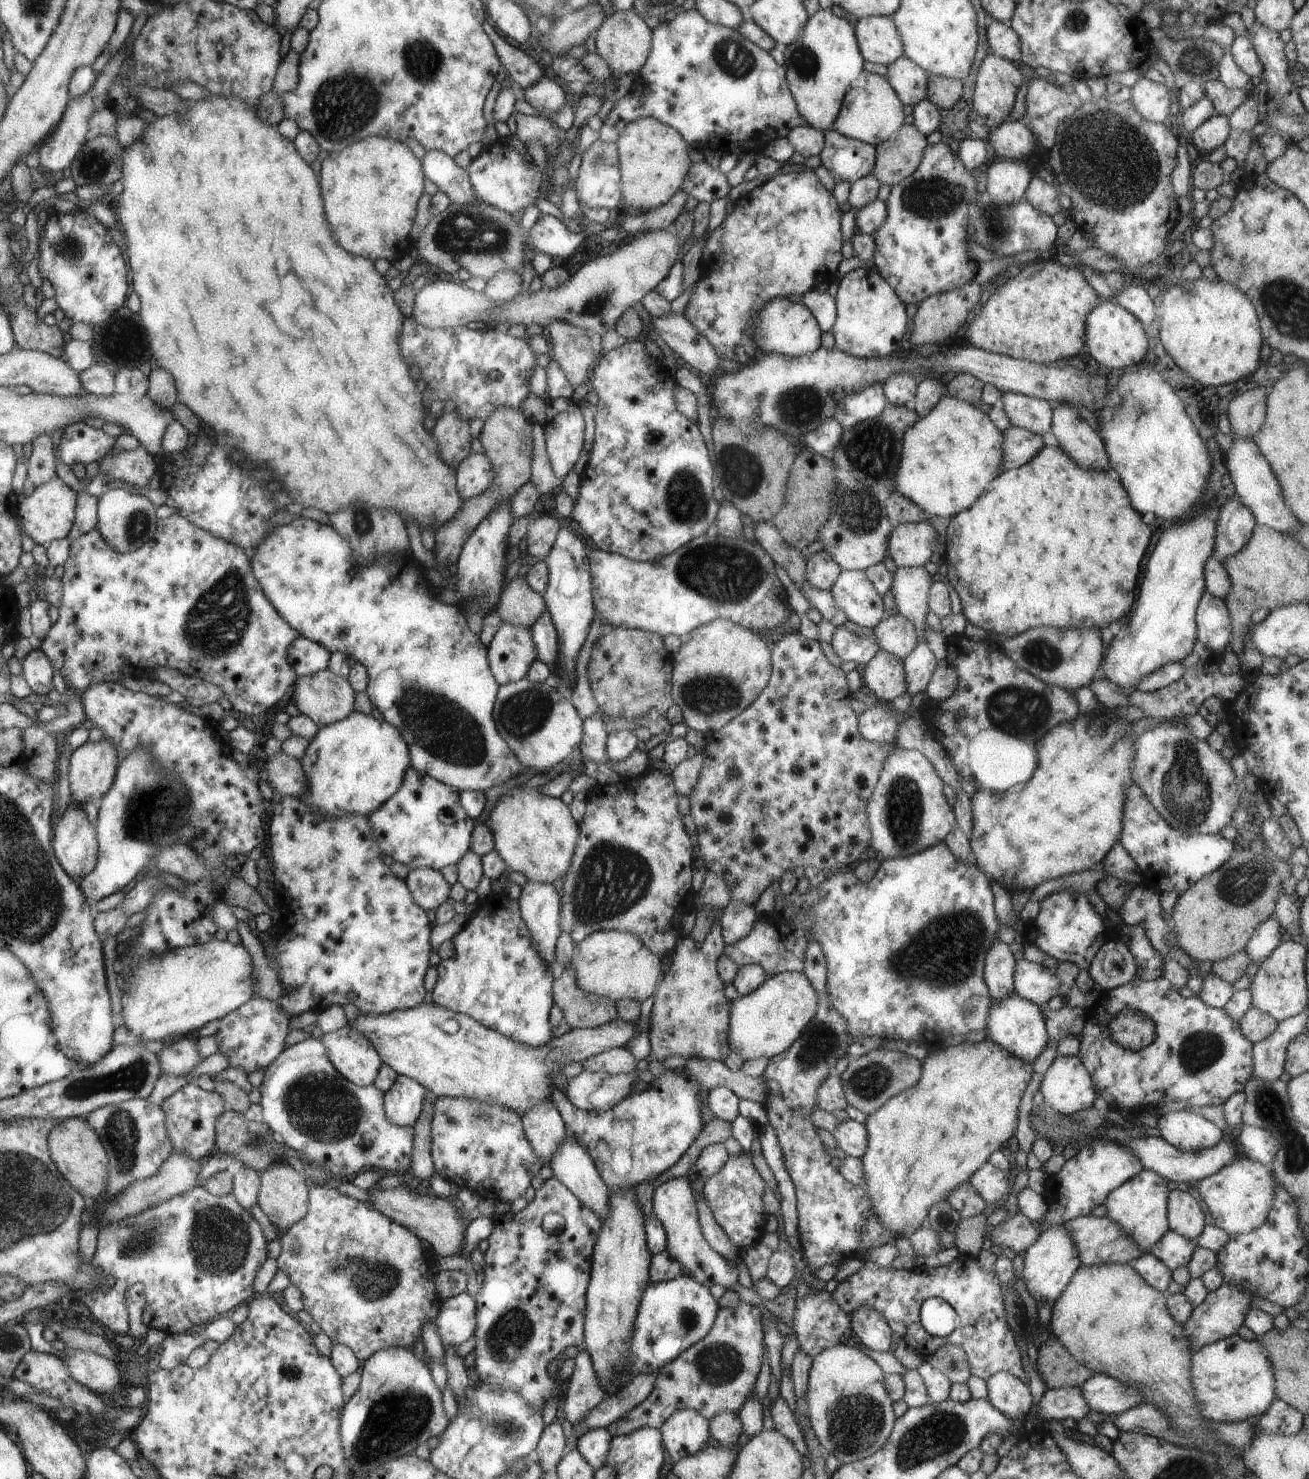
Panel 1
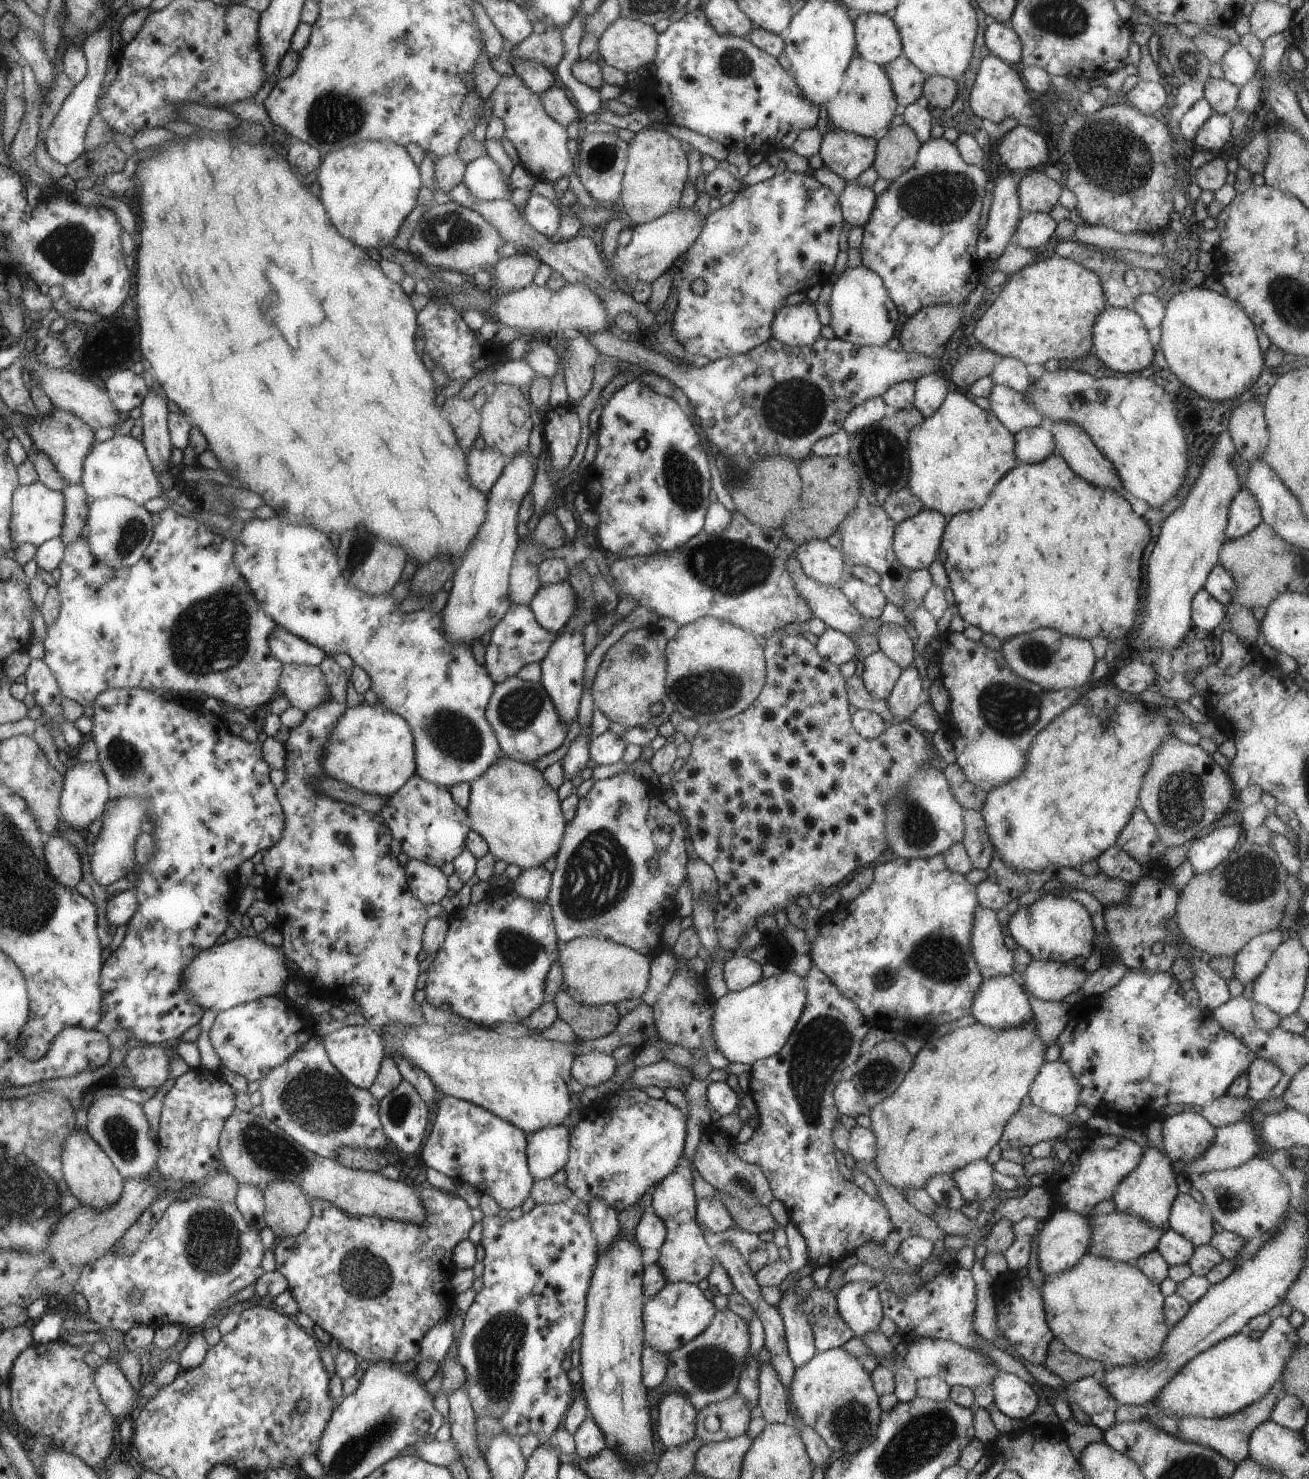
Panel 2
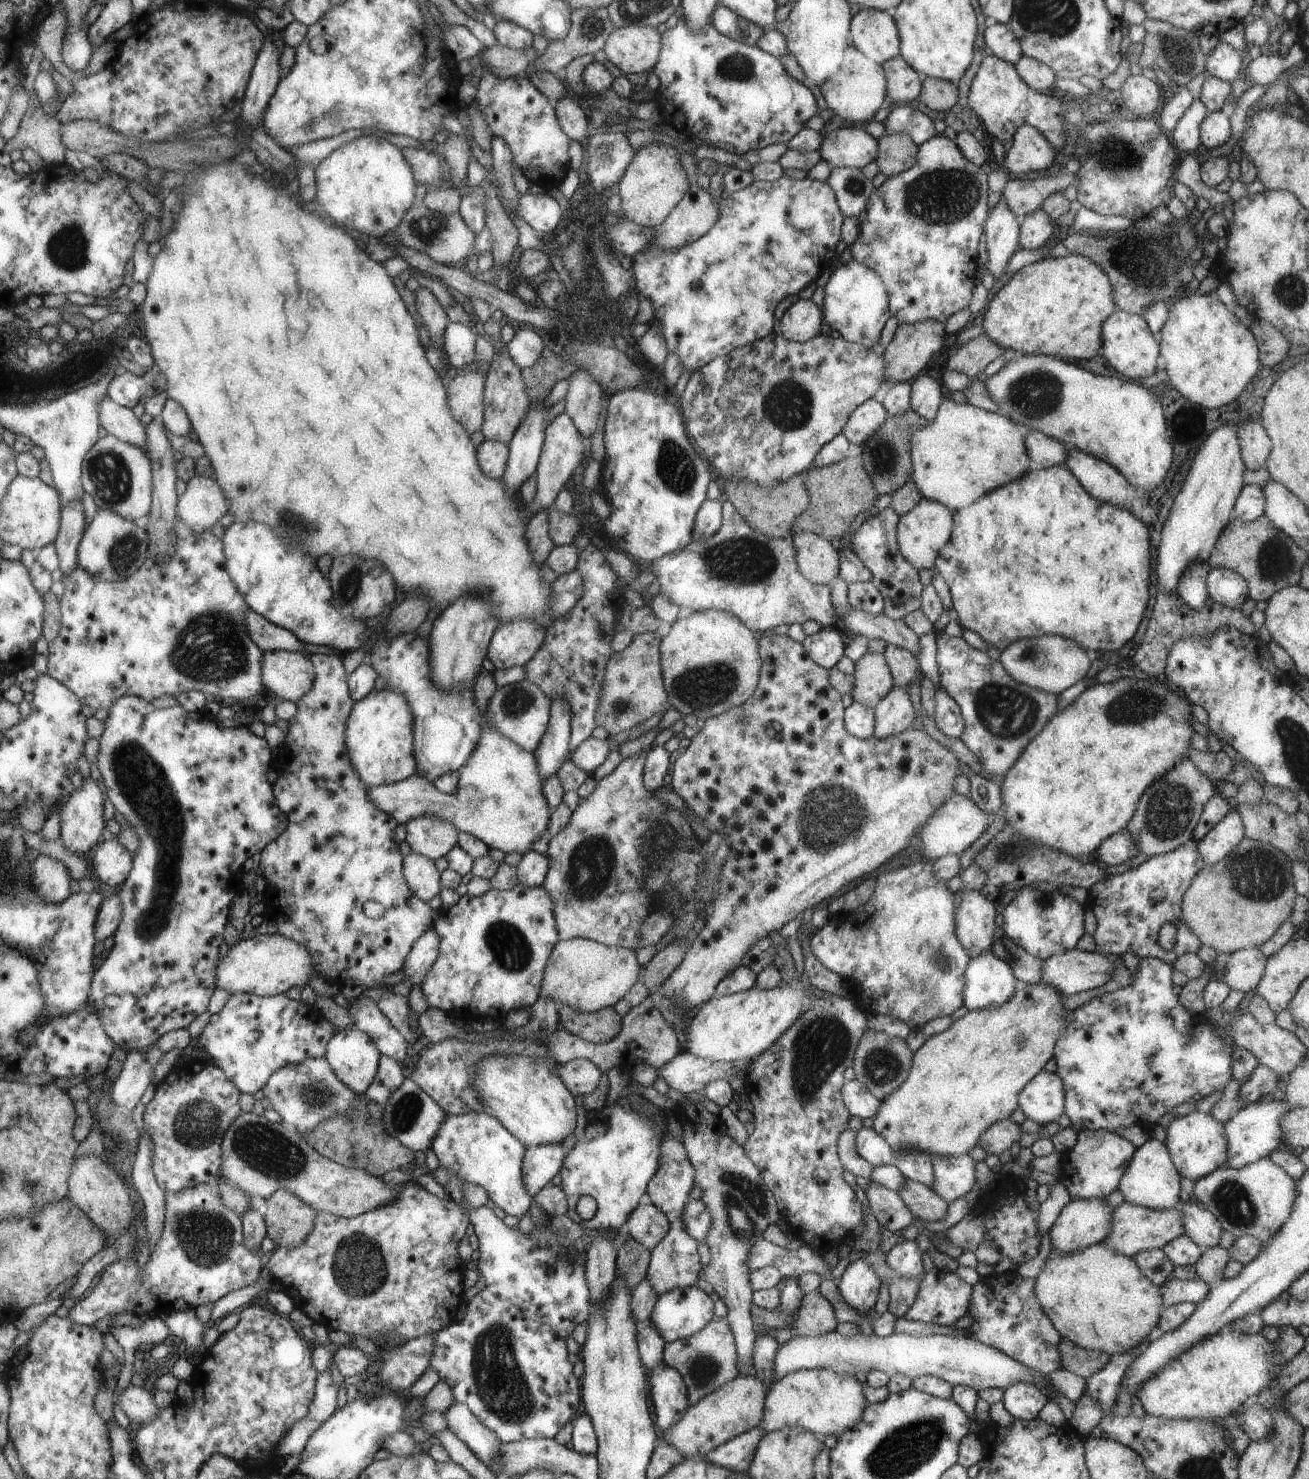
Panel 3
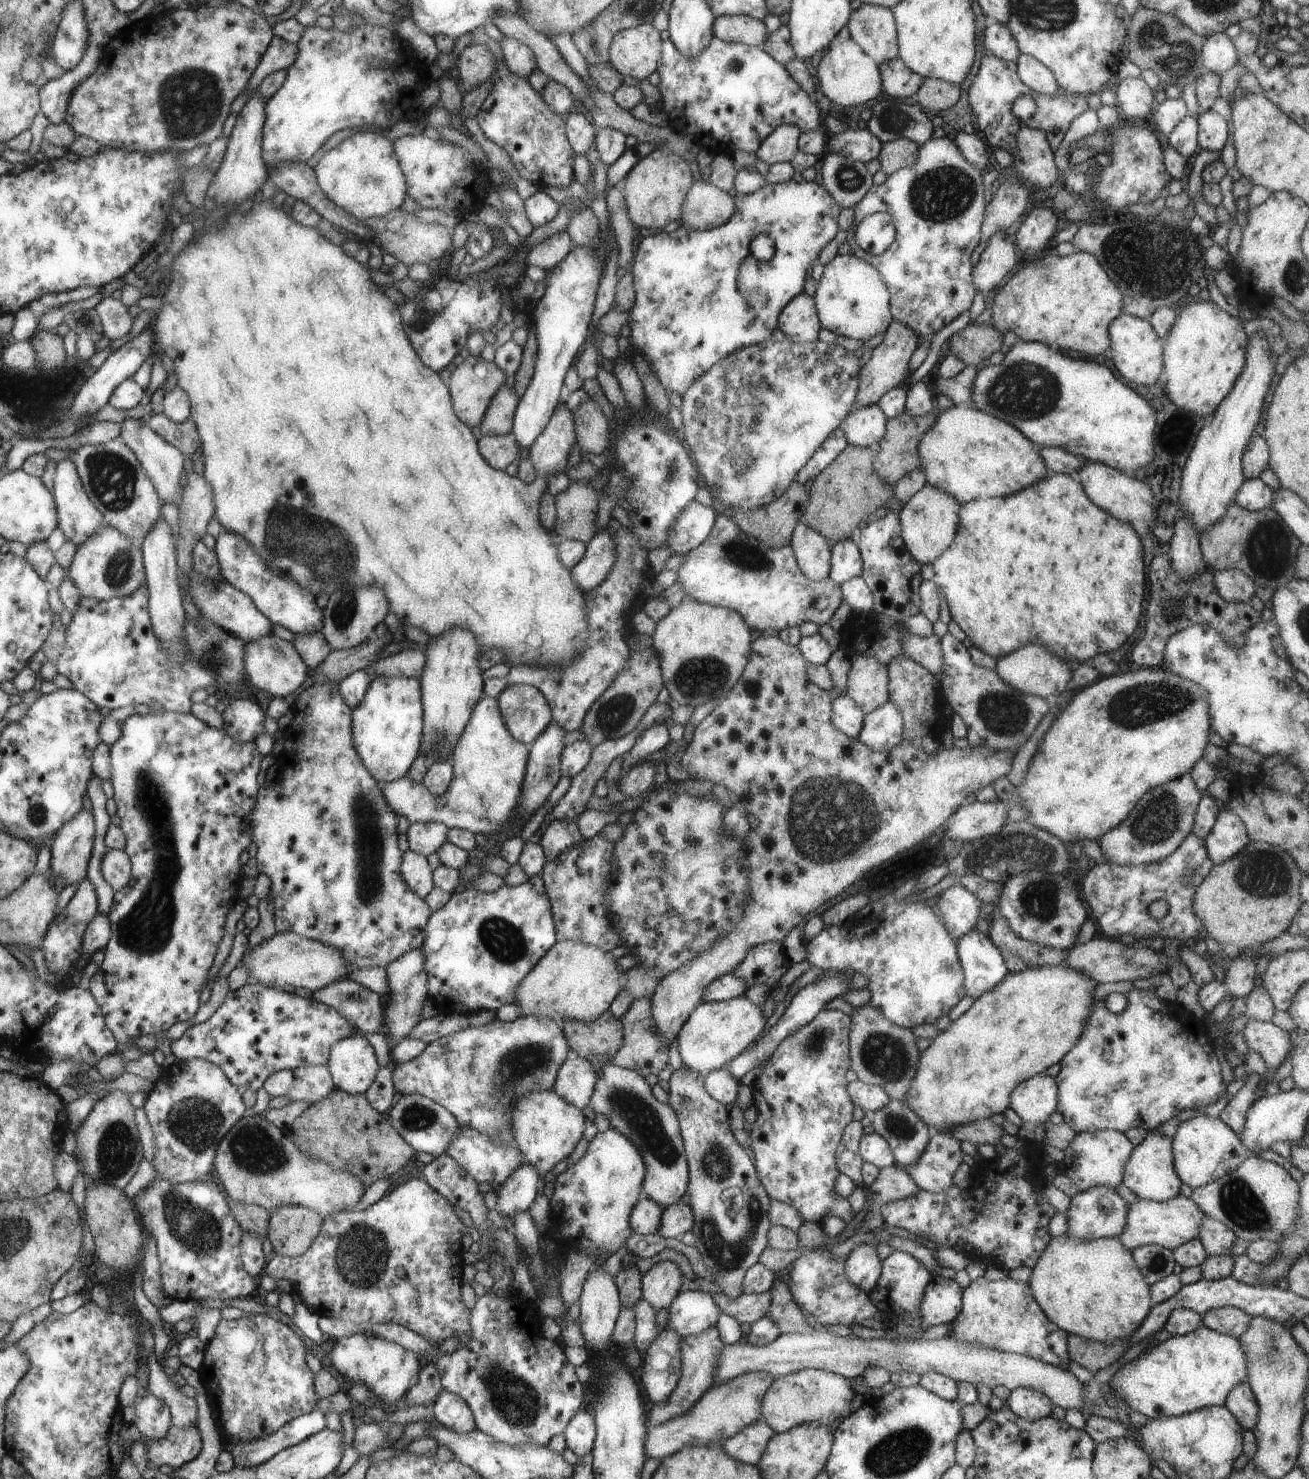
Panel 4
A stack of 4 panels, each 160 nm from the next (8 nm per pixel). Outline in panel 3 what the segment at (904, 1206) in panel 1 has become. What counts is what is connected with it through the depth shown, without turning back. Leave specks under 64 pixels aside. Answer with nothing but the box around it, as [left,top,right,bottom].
[873,980,1070,1156]

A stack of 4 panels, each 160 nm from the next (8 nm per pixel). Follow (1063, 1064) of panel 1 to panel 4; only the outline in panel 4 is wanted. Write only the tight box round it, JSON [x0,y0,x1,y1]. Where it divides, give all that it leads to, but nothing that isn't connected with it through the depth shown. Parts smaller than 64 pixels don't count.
[1010,1073,1058,1123]

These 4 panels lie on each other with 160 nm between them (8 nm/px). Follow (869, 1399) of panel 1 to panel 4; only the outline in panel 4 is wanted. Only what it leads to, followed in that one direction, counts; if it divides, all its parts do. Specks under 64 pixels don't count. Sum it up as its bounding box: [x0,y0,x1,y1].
[761,1369,855,1433]

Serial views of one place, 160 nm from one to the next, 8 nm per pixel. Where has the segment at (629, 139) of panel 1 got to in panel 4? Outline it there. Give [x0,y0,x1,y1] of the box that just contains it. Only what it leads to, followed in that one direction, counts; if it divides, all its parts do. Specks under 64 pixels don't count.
[623,148,694,230]

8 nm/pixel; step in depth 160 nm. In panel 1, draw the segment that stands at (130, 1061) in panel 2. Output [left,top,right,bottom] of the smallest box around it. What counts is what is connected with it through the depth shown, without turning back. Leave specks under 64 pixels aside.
[157,1037,202,1077]

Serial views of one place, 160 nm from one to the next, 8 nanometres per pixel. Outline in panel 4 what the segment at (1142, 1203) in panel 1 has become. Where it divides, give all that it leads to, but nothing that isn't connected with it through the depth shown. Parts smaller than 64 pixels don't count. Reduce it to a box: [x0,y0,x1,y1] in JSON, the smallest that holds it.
[1123,1131,1183,1202]

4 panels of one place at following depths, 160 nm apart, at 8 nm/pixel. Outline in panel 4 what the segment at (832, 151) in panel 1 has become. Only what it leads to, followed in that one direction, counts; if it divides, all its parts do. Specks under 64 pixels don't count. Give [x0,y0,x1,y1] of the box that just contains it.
[826,129,882,164]

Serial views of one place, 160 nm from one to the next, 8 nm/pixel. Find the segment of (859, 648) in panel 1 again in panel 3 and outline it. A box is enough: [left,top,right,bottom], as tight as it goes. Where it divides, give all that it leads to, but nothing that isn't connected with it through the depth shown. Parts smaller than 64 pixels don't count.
[801,628,847,669]

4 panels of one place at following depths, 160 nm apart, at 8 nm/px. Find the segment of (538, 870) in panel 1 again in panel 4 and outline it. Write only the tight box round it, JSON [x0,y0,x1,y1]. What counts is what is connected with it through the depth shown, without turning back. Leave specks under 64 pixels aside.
[382,696,530,836]

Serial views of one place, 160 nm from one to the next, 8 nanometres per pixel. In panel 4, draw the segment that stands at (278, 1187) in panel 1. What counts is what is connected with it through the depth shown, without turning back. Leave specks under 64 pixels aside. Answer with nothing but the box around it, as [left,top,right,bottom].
[267,1205,324,1257]

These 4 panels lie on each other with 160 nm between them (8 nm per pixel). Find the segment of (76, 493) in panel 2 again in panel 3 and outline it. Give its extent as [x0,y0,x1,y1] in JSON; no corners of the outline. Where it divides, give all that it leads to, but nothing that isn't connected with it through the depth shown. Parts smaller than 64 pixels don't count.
[52,500,85,575]

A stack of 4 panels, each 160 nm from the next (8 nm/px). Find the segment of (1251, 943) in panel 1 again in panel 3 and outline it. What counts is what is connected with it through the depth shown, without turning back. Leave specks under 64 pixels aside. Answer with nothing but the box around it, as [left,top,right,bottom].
[1223,947,1267,992]

